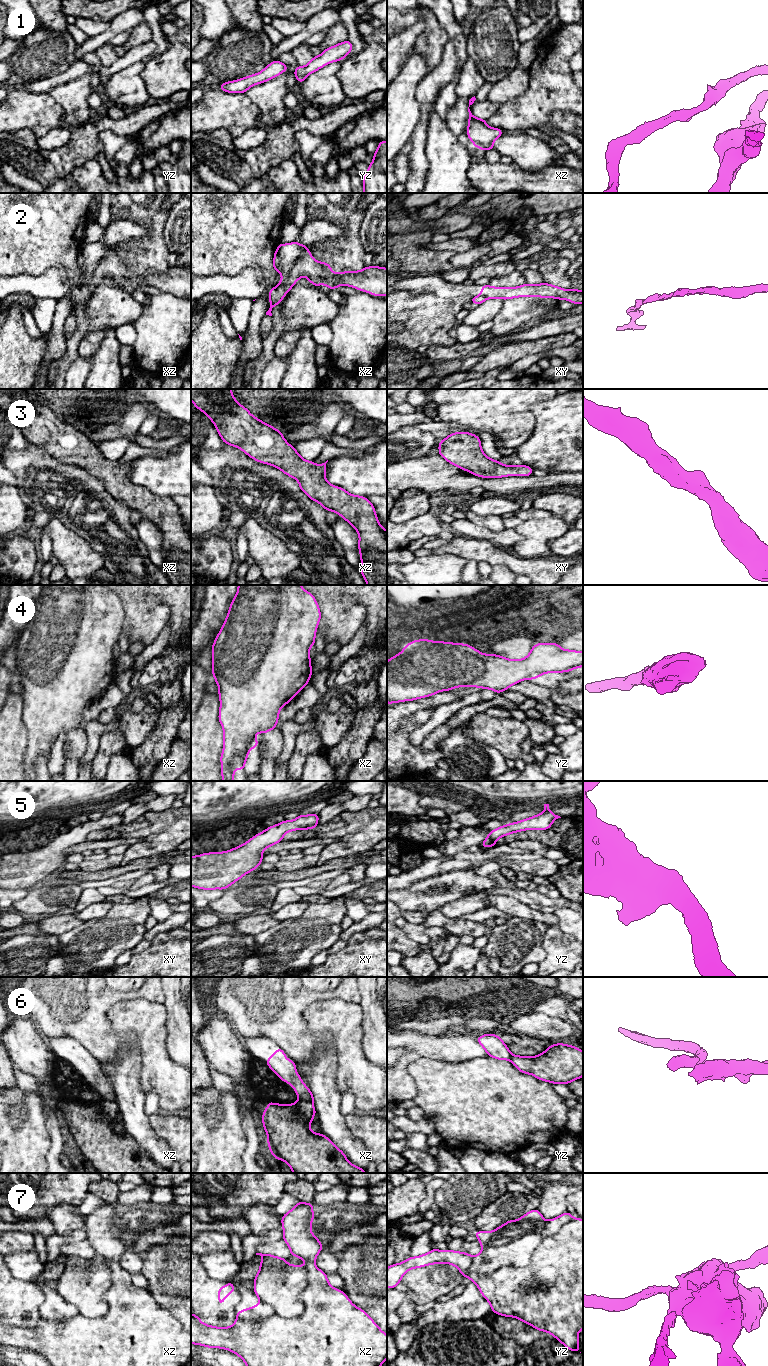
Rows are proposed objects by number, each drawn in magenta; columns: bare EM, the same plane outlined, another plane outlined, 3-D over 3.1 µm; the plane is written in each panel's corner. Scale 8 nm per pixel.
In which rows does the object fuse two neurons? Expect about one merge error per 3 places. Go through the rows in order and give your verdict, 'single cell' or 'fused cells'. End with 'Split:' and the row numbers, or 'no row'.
1: single cell
2: fused cells
3: single cell
4: single cell
5: single cell
6: fused cells
7: single cell
Split: 2, 6

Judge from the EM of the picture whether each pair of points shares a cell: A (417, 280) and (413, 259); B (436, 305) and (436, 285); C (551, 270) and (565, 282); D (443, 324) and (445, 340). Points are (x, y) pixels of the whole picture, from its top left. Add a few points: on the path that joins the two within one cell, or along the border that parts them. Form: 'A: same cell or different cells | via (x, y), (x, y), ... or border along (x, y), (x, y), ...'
A: different cells | border along (439, 273), (404, 275)
B: different cells | border along (413, 293), (431, 292), (445, 298), (460, 295)
C: same cell | via (554, 273), (562, 280)
D: same cell | via (444, 328), (444, 336)

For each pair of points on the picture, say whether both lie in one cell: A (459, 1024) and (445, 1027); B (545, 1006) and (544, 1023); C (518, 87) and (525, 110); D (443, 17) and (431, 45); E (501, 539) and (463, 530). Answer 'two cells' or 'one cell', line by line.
A: one cell
B: two cells
C: two cells
D: two cells
E: one cell

